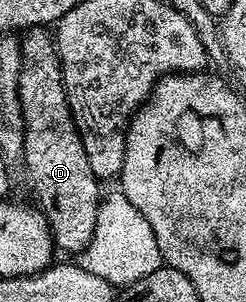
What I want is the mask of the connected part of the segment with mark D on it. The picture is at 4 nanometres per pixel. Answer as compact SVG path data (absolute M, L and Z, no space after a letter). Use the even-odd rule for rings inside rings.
M33 27L23 32L20 39L18 97L24 118L22 164L28 170L38 210L48 222L55 246L61 252L82 253L86 245L90 245L90 237L94 237L102 202L102 183L96 178L94 169L90 169L80 130L72 116L56 40L51 30Z

